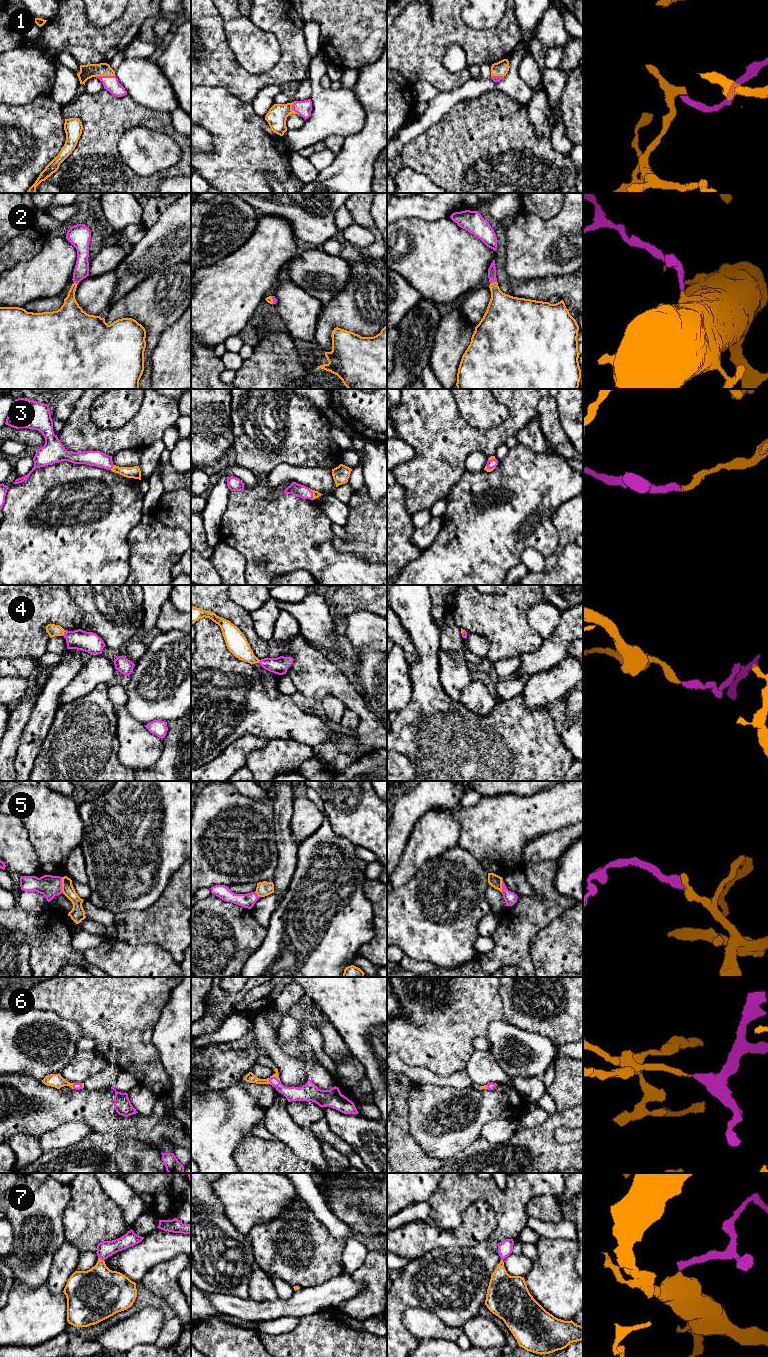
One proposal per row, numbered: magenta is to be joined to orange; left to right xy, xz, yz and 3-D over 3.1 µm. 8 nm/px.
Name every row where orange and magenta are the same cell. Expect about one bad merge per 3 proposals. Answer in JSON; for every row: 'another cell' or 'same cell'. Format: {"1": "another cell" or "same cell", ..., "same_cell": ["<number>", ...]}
{"1": "same cell", "2": "same cell", "3": "same cell", "4": "same cell", "5": "another cell", "6": "same cell", "7": "same cell", "same_cell": ["1", "2", "3", "4", "6", "7"]}

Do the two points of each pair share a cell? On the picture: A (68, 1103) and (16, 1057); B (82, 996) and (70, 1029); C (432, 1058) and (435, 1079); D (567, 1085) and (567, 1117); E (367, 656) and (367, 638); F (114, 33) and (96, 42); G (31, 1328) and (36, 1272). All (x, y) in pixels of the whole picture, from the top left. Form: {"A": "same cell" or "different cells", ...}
{"A": "different cells", "B": "different cells", "C": "different cells", "D": "different cells", "E": "different cells", "F": "same cell", "G": "different cells"}

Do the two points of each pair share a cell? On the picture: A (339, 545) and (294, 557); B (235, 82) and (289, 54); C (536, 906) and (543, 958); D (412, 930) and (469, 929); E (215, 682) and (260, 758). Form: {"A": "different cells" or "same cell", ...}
{"A": "different cells", "B": "same cell", "C": "different cells", "D": "same cell", "E": "different cells"}

